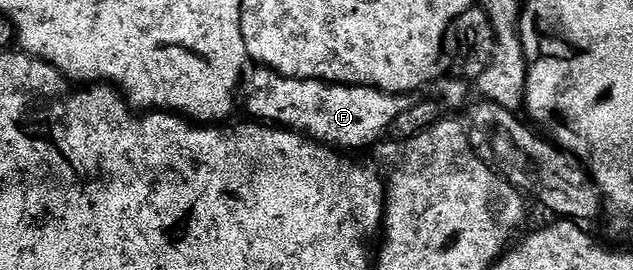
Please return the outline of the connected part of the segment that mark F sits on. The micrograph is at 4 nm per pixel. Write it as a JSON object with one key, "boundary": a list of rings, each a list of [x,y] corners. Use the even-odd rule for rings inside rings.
{"boundary":[[[249,66],[244,69],[244,79],[240,82],[239,95],[242,104],[248,107],[253,121],[267,122],[272,126],[287,128],[299,132],[310,140],[337,150],[352,150],[348,148],[364,148],[376,140],[376,135],[387,133],[390,122],[402,114],[410,103],[407,95],[394,96],[391,92],[383,92],[377,88],[368,88],[364,84],[330,84],[327,80],[303,80],[290,78],[272,68]]]}

